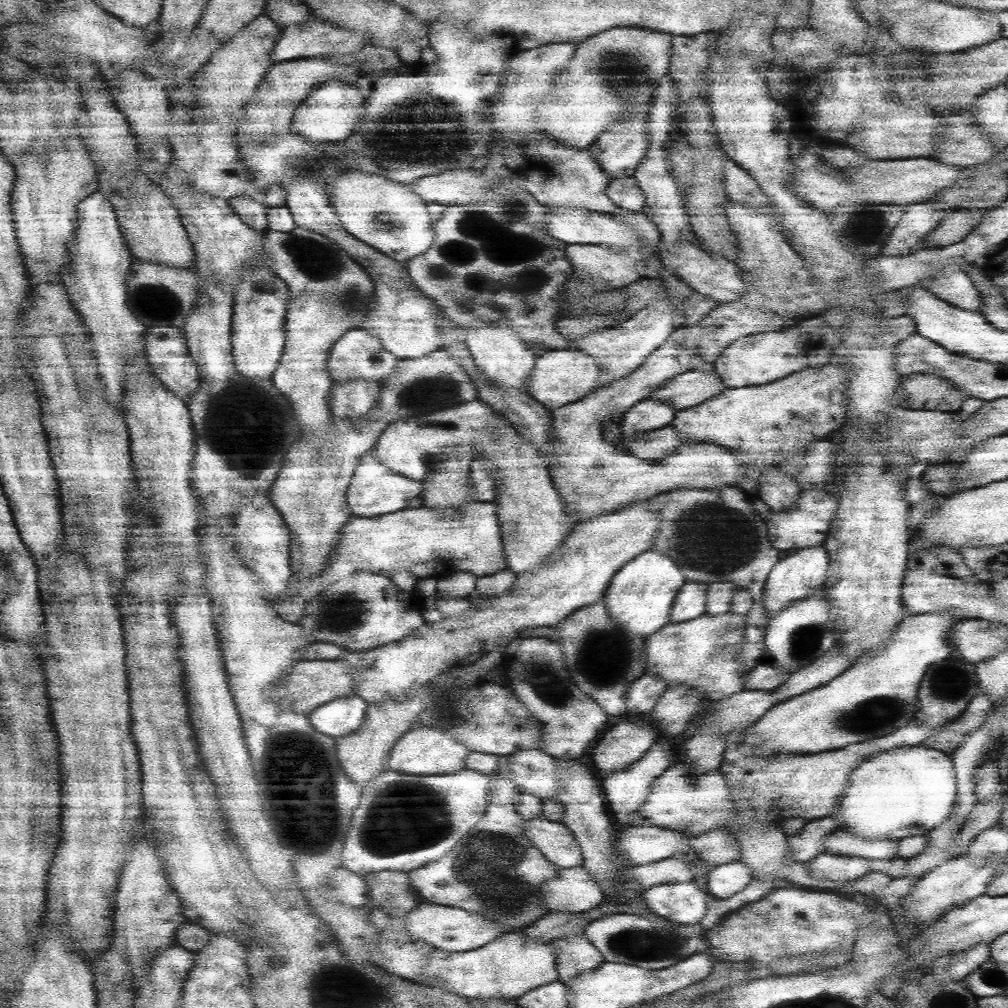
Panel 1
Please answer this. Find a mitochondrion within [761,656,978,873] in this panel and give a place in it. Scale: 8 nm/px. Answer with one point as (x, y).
(873, 712)

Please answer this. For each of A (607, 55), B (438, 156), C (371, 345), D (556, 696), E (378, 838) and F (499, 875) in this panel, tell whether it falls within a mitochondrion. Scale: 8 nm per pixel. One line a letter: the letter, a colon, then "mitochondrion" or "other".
A: mitochondrion
B: mitochondrion
C: other
D: other
E: mitochondrion
F: mitochondrion

